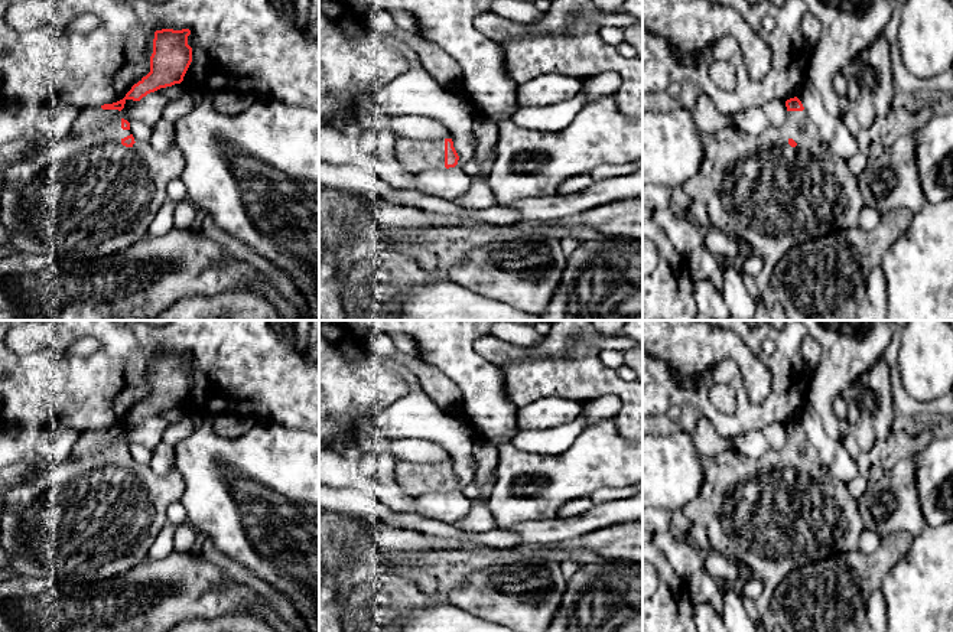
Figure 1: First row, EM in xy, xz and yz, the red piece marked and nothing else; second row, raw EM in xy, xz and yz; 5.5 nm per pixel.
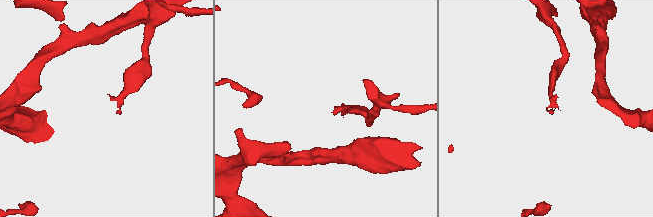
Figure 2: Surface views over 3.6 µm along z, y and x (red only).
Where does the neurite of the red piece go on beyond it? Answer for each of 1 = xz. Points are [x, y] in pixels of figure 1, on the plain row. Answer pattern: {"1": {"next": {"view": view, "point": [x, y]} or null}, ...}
{"1": {"next": null}}

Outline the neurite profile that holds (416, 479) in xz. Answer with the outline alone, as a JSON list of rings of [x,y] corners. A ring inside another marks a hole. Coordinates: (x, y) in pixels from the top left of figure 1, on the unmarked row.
[[[445,462],[397,463],[394,475],[399,486],[409,496],[445,492]]]

